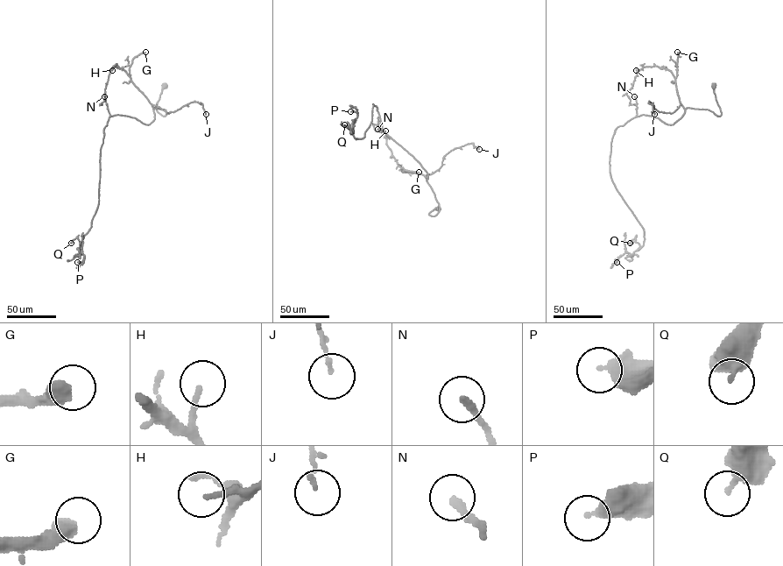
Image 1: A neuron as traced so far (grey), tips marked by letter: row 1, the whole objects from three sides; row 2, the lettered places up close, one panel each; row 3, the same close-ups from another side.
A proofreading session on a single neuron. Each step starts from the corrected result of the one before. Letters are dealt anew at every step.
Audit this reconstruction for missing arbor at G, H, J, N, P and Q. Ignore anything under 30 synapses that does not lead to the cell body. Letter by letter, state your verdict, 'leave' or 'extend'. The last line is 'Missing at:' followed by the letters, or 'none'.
G: extend
H: leave
J: leave
N: leave
P: leave
Q: leave
Missing at: G

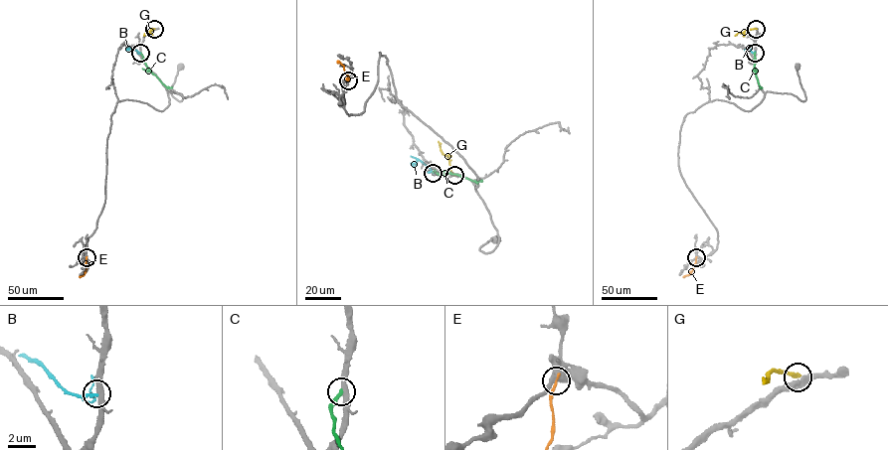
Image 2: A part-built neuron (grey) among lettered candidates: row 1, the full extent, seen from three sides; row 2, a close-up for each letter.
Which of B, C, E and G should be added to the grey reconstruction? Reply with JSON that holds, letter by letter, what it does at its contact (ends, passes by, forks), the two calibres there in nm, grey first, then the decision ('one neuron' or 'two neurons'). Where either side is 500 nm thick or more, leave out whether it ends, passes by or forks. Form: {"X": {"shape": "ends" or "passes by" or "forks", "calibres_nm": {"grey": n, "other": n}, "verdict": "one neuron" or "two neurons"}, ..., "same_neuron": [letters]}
{"B": {"shape": "ends", "calibres_nm": {"grey": 320, "other": 190}, "verdict": "two neurons"}, "C": {"shape": "ends", "calibres_nm": {"grey": 320, "other": 280}, "verdict": "two neurons"}, "E": {"shape": "ends", "calibres_nm": {"grey": 460, "other": 220}, "verdict": "two neurons"}, "G": {"shape": "ends", "calibres_nm": {"grey": 360, "other": 340}, "verdict": "two neurons"}, "same_neuron": []}

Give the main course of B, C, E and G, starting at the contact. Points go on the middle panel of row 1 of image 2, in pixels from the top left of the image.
B: (433, 173), (419, 160), (411, 163), (413, 166)
C: (433, 173), (447, 171), (482, 181)
E: (348, 80), (343, 66), (337, 61)
G: (454, 175), (438, 141)

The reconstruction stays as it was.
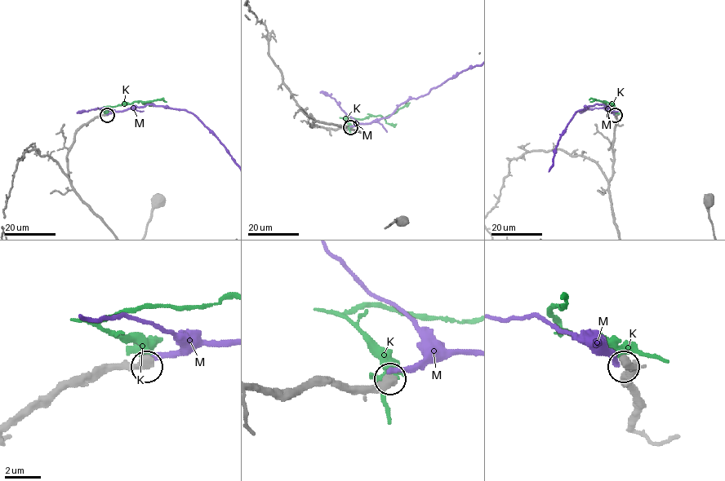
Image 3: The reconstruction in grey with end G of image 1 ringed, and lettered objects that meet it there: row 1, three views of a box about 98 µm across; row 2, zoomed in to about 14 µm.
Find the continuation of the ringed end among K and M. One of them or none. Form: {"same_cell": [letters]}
{"same_cell": []}

